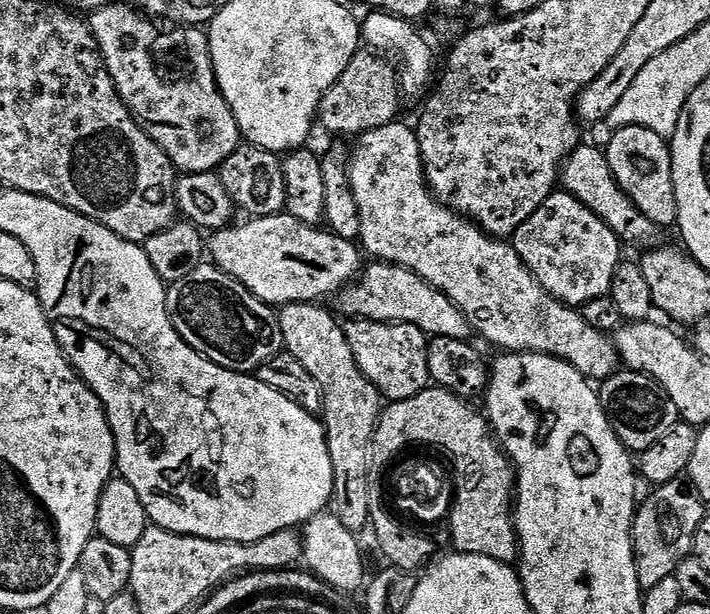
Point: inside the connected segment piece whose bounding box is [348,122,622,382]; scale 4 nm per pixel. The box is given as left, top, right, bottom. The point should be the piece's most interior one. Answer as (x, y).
(401, 222)

